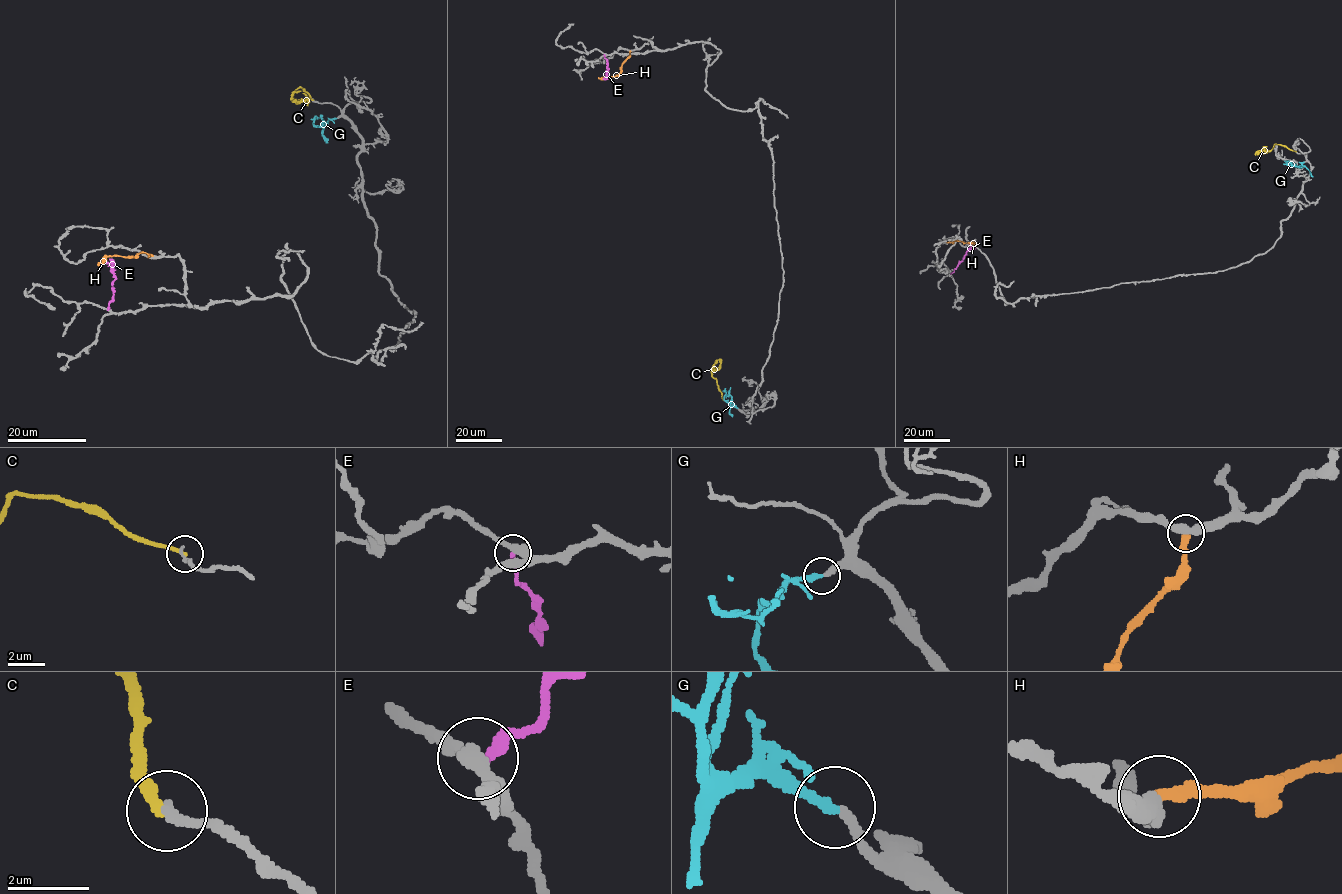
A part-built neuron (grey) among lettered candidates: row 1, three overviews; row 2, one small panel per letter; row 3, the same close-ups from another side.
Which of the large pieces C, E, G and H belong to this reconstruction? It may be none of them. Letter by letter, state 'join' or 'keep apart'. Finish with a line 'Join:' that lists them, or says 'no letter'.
C: keep apart
E: keep apart
G: join
H: keep apart
Join: G

